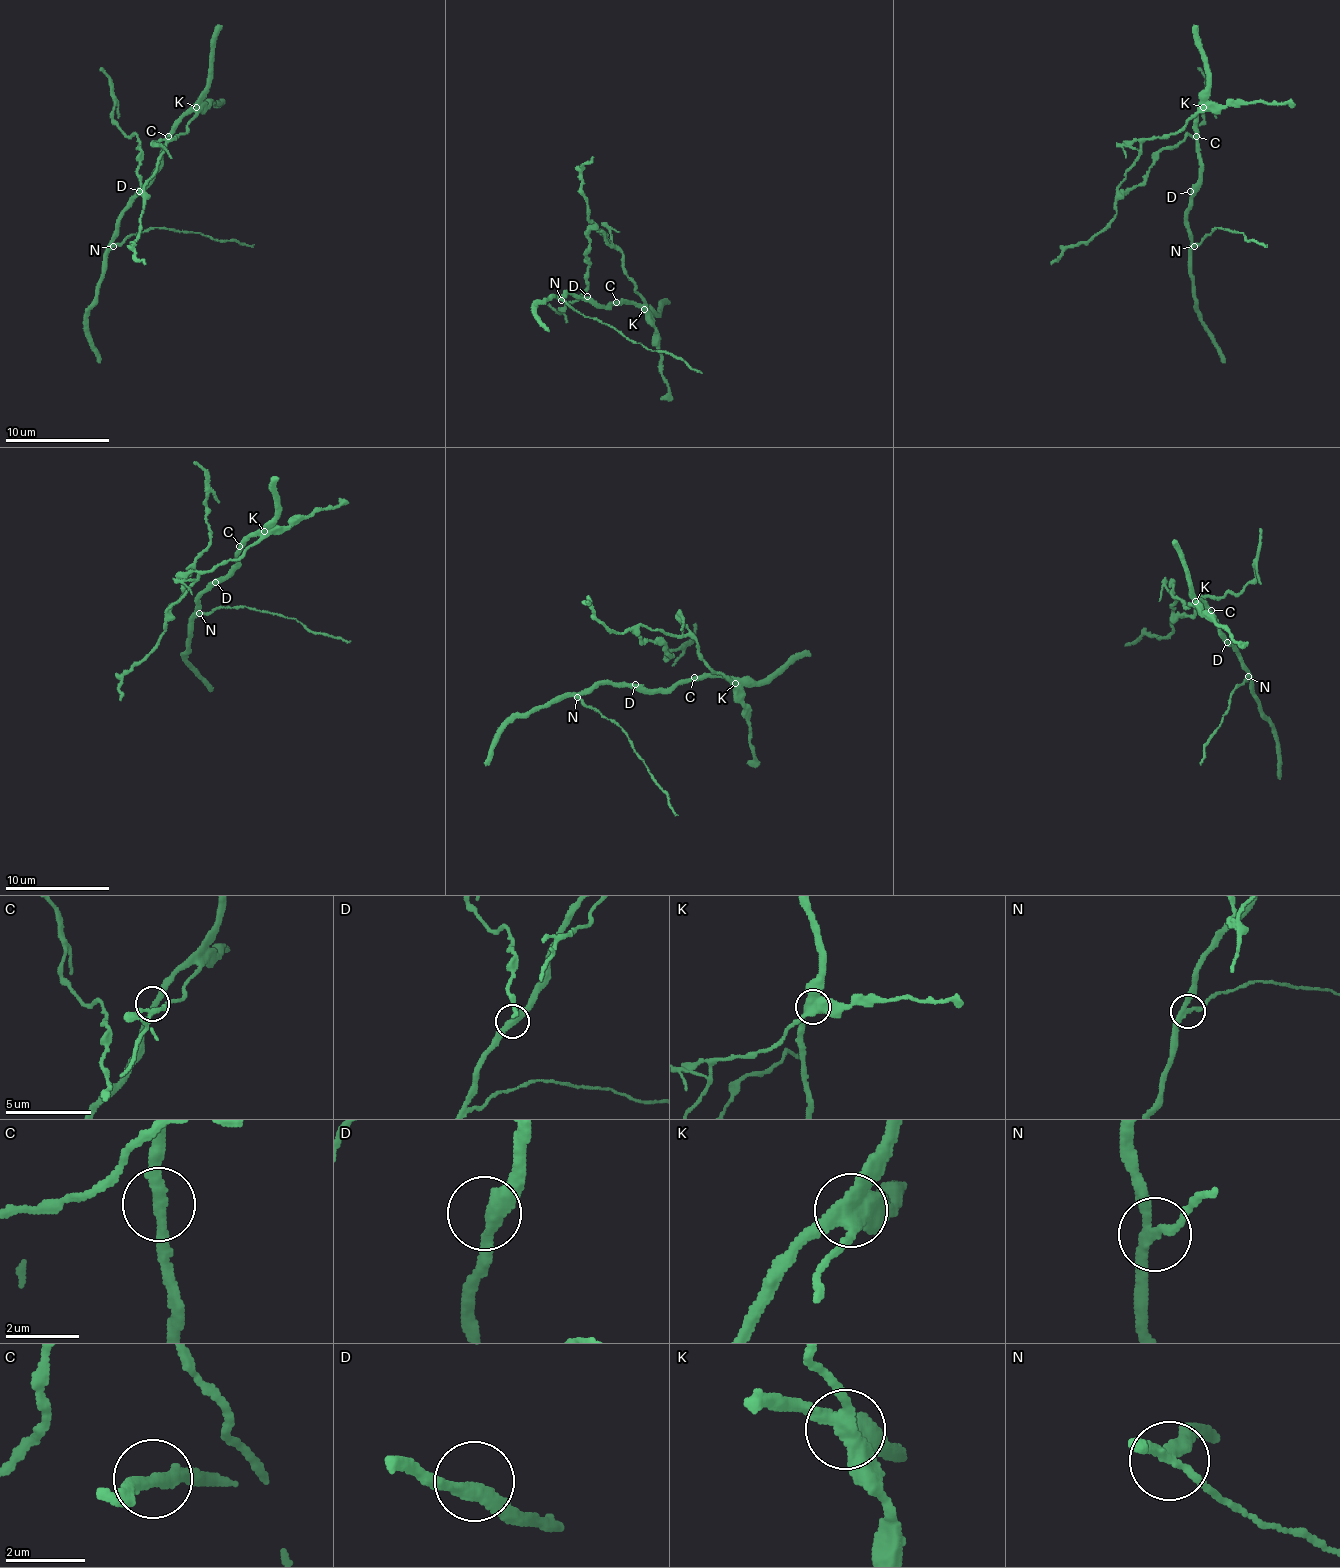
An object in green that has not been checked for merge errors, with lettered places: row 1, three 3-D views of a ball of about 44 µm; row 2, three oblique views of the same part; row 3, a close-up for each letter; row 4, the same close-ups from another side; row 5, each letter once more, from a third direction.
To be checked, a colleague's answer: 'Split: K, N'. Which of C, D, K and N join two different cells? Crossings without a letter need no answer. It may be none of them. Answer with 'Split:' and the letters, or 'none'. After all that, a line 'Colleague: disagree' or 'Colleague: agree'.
Split: K, N
Colleague: agree

